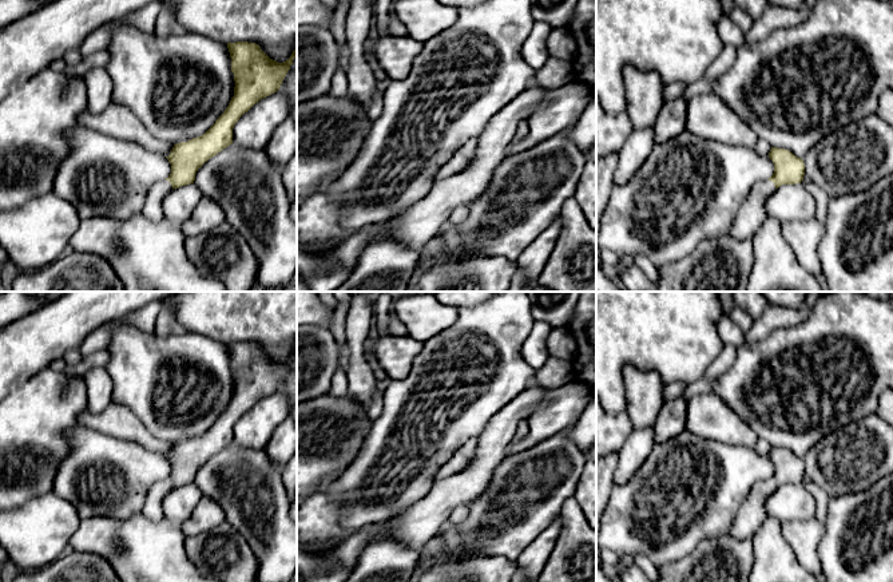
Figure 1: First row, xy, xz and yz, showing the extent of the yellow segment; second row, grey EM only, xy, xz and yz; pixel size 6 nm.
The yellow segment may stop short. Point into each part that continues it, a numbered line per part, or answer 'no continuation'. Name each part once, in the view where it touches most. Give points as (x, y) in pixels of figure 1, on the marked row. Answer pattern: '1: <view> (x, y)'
1: xy (153, 210)

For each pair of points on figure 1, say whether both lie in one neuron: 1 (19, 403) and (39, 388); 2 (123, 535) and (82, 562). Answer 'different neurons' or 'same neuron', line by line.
1: same neuron
2: different neurons

